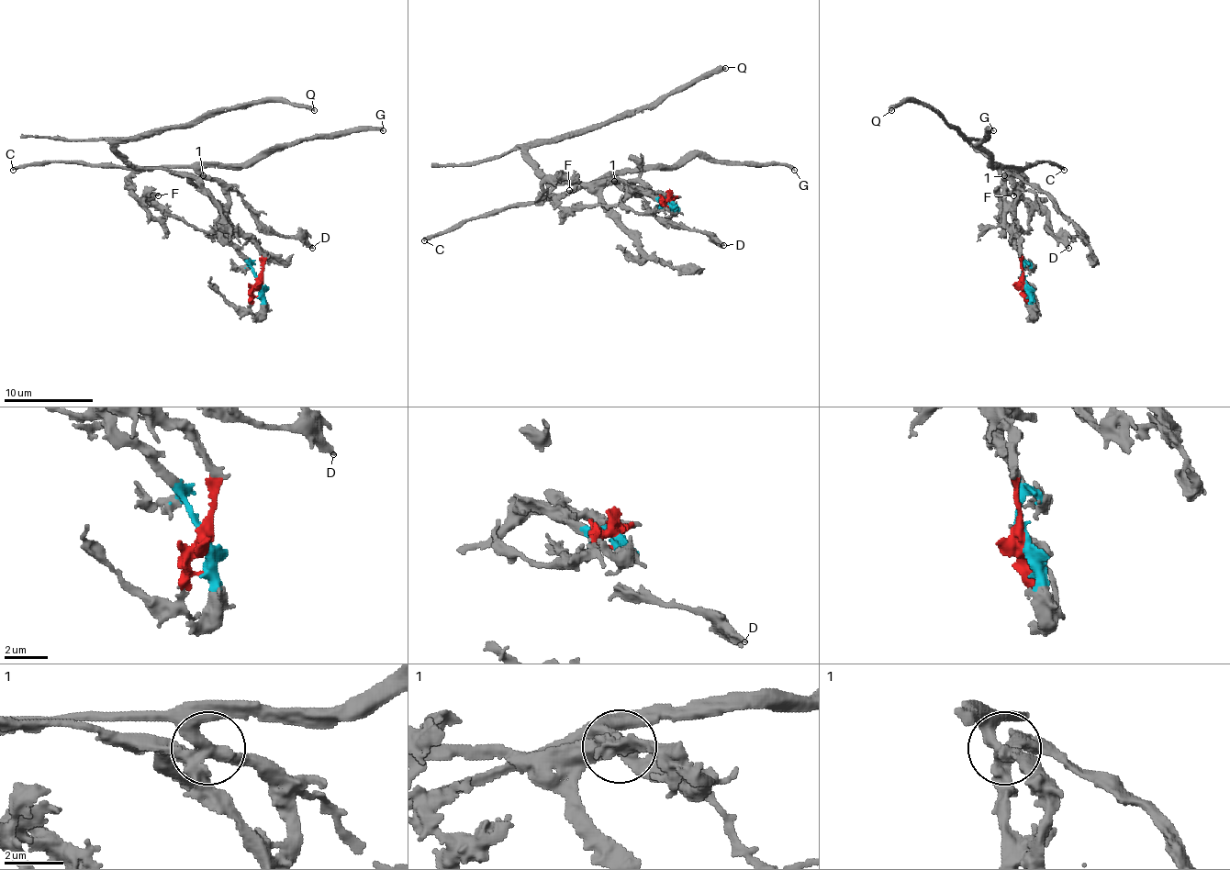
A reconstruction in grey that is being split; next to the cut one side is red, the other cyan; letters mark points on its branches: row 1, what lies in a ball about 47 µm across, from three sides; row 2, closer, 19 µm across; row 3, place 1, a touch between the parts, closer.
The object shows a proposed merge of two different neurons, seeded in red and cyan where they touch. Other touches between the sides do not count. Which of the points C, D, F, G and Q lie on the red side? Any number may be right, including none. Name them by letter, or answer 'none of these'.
Q

